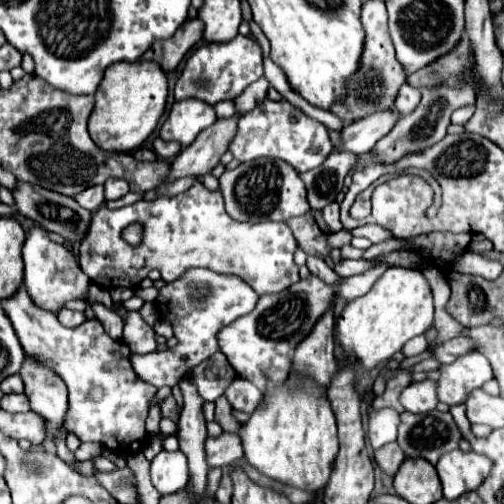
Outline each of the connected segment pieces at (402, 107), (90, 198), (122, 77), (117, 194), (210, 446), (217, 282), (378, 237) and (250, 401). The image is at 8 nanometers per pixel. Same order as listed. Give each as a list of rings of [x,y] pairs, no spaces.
[[[404,83],[400,87],[400,93],[396,95],[396,109],[402,115],[408,115],[418,107],[418,103],[420,103],[420,89],[412,89],[412,85]]]
[[[94,185],[94,187],[88,187],[86,191],[82,191],[80,195],[76,195],[76,201],[88,209],[88,211],[96,211],[106,199],[104,199],[104,187],[102,185]]]
[[[152,61],[114,63],[106,69],[100,89],[94,93],[94,109],[88,119],[92,141],[106,151],[132,151],[138,149],[156,129],[164,113],[168,97],[168,81],[160,65]]]
[[[108,179],[104,187],[106,187],[106,199],[120,199],[130,191],[128,181],[124,179]]]
[[[222,431],[218,437],[206,439],[206,457],[210,467],[228,467],[242,459],[242,445],[238,433]]]
[[[186,269],[184,275],[172,283],[166,283],[154,301],[158,313],[174,329],[178,345],[166,351],[154,351],[146,355],[132,355],[132,367],[144,381],[162,387],[176,385],[184,371],[196,367],[218,351],[216,333],[236,321],[238,317],[250,313],[258,301],[256,291],[244,283],[240,277],[216,273],[212,269]]]
[[[362,225],[362,227],[356,227],[356,229],[352,229],[352,235],[354,237],[366,237],[372,243],[382,243],[382,241],[392,237],[392,233],[388,233],[388,229],[384,229],[380,225]]]
[[[236,377],[236,381],[232,381],[232,385],[224,391],[224,397],[230,401],[234,409],[246,411],[246,413],[252,413],[262,401],[260,389],[256,389],[256,385],[252,385],[250,381],[244,381],[242,377]]]

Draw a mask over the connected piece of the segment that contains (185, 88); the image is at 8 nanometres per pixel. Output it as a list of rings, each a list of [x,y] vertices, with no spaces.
[[[238,35],[228,43],[204,43],[186,61],[182,75],[176,81],[176,101],[196,97],[210,105],[238,97],[250,83],[262,77],[262,49],[256,39]]]

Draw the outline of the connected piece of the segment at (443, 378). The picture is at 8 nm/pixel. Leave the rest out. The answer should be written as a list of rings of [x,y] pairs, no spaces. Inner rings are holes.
[[[468,353],[458,361],[444,365],[438,379],[438,397],[442,403],[460,405],[468,393],[480,389],[492,379],[492,367],[482,353]]]

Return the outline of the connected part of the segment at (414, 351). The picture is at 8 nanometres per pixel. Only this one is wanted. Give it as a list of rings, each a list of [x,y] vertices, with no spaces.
[[[418,335],[418,337],[412,337],[404,347],[402,347],[402,355],[404,357],[412,357],[412,355],[420,355],[422,351],[426,351],[428,347],[428,341],[424,335]]]

